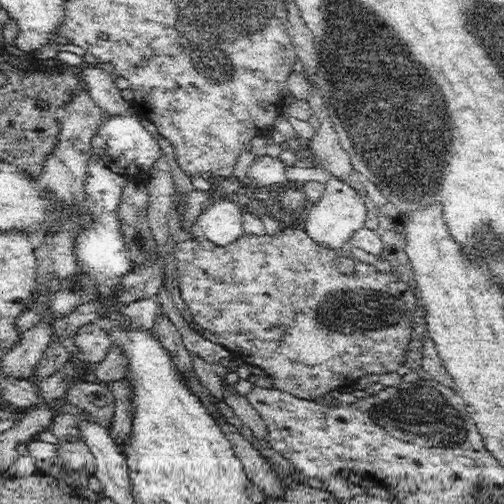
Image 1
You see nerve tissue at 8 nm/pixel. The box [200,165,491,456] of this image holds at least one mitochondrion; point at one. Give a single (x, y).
(423, 413)

